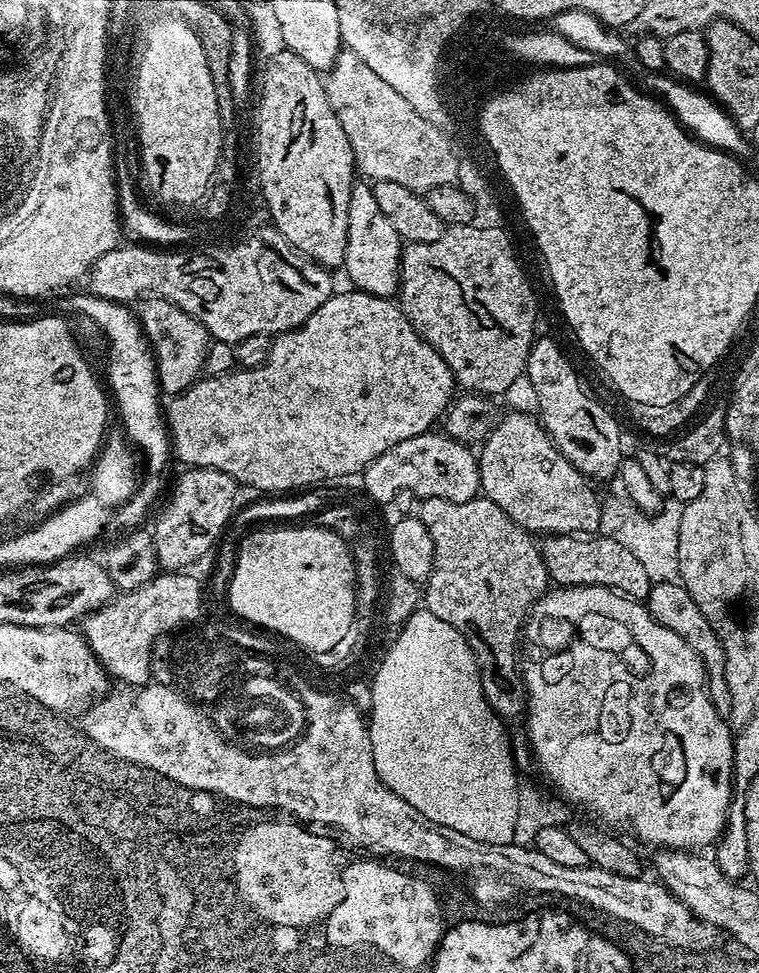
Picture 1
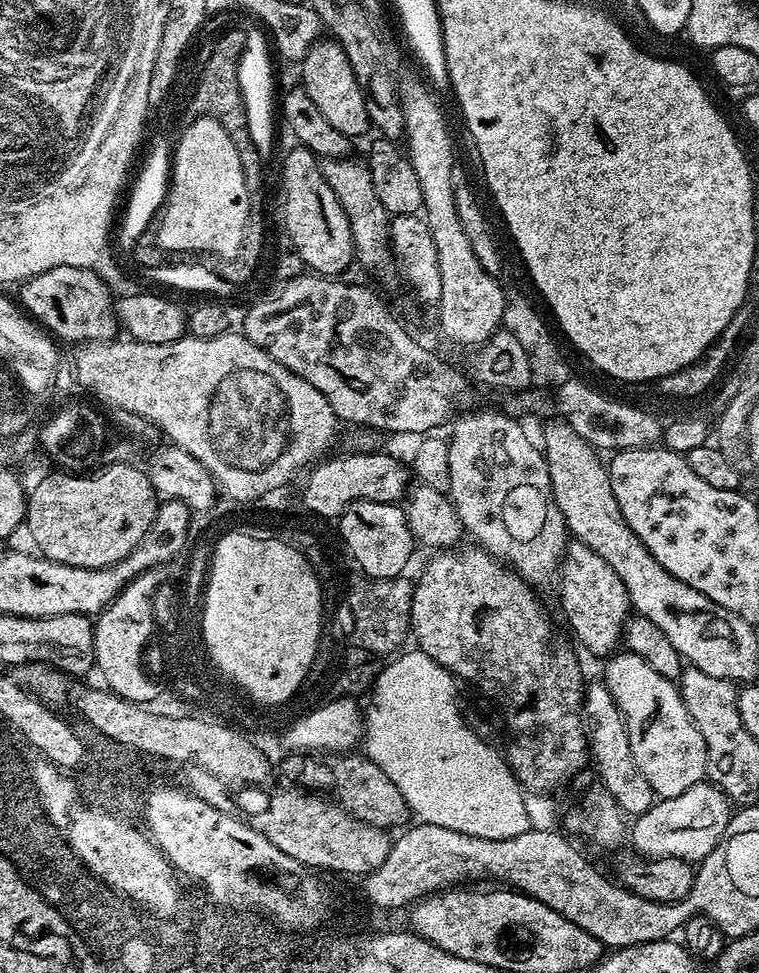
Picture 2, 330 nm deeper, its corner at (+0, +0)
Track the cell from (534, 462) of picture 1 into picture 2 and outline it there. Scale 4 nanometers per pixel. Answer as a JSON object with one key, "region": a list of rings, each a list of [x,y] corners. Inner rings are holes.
{"region":[[[569,543],[564,550],[564,558],[560,561],[558,569],[558,585],[560,584],[560,604],[564,607],[564,616],[568,619],[568,624],[572,627],[572,632],[576,635],[576,640],[592,656],[604,656],[608,658],[621,647],[624,626],[630,616],[630,605],[626,586],[622,586],[622,578],[610,570],[603,558],[598,558],[590,546]]]}

